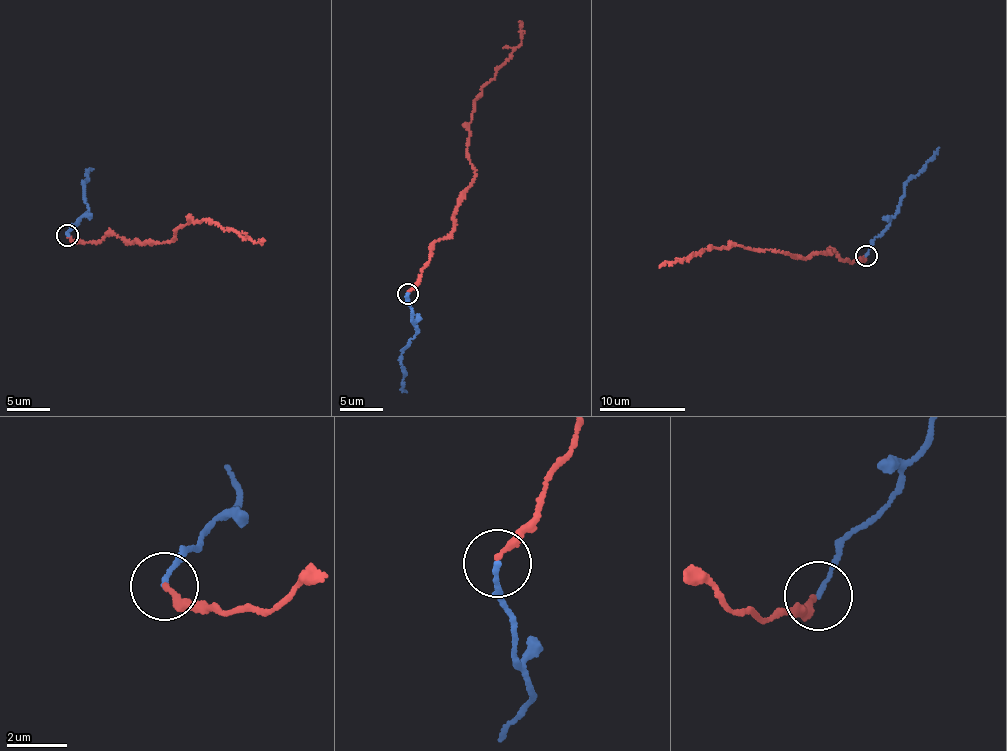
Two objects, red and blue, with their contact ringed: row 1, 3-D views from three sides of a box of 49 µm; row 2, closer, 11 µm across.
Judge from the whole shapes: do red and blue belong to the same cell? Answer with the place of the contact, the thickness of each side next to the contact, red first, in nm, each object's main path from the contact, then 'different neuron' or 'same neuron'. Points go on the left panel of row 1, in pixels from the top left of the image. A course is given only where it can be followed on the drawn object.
(67, 235) | 200/140 nm | red via (67, 235), (96, 242), (109, 232), (131, 243), (137, 238), (170, 242), (182, 225), (206, 218), (261, 241) | blue via (67, 235), (88, 211), (83, 187), (93, 169) | same neuron

